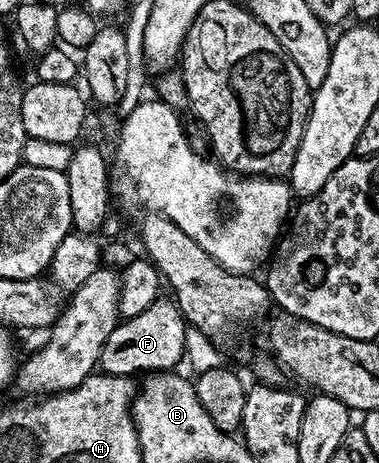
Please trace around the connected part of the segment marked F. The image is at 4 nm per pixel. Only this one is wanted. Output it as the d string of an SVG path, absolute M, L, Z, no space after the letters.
M161 298L138 318L120 320L116 328L106 338L102 346L99 367L109 376L130 376L135 377L136 372L143 374L155 374L165 370L172 370L177 367L176 363L185 359L184 331L186 321L180 313L180 308L171 299Z

